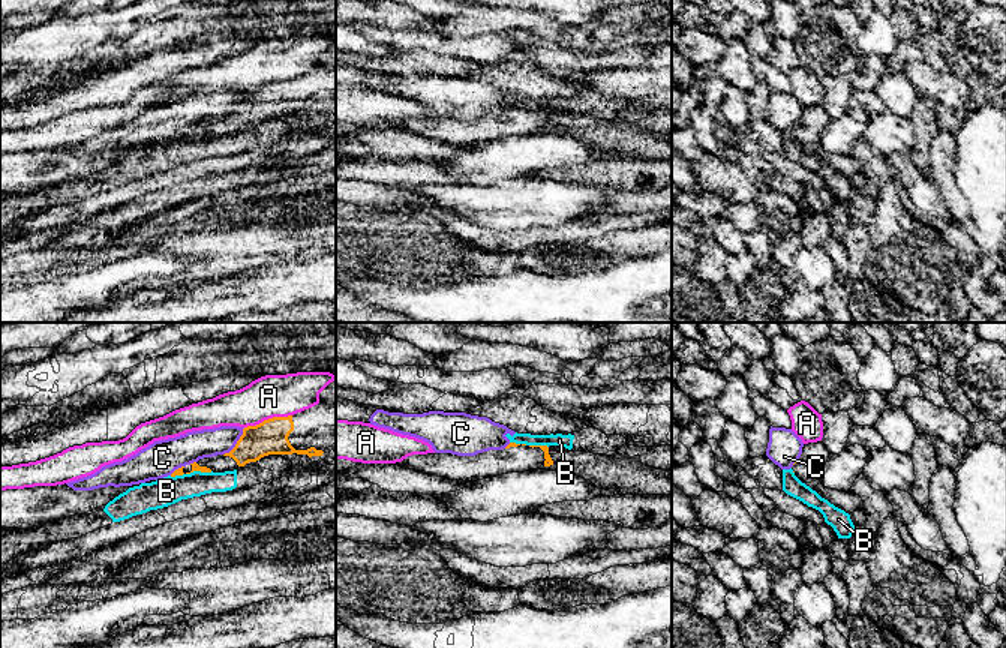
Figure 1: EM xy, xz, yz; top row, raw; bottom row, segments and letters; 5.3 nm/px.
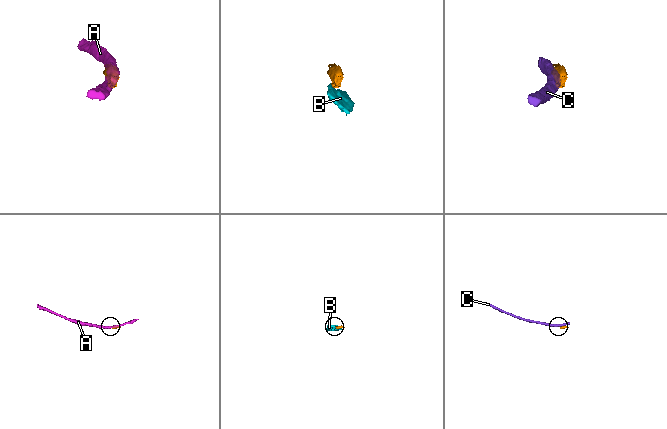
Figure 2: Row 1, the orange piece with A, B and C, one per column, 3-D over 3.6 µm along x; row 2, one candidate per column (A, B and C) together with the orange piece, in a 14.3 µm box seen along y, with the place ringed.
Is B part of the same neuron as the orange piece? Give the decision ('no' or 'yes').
no

